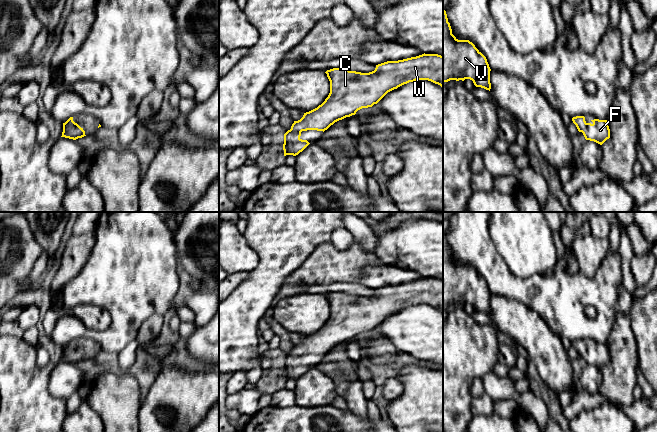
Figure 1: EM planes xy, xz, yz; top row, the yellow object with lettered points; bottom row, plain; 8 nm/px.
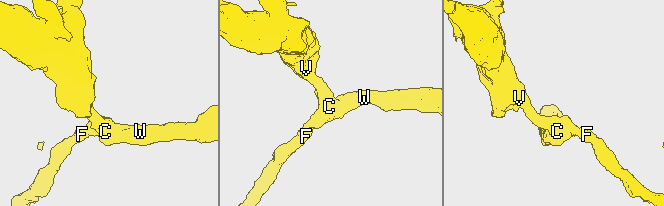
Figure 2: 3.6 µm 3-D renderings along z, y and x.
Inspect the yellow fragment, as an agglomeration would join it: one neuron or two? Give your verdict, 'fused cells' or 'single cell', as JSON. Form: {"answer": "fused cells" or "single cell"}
{"answer": "single cell"}

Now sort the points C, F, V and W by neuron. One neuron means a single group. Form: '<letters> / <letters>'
C F V W

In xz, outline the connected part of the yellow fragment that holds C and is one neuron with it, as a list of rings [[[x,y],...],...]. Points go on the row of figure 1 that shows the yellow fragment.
[[[422,54],[398,61],[387,61],[376,65],[374,71],[361,73],[344,68],[333,68],[325,72],[330,81],[330,93],[317,108],[304,113],[303,117],[294,121],[291,129],[284,134],[284,156],[296,156],[310,143],[300,138],[302,131],[325,131],[335,122],[355,115],[362,108],[377,104],[388,92],[416,80],[428,80],[443,87],[443,56],[438,54]]]

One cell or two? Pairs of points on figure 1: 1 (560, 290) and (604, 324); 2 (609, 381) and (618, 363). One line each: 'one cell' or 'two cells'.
1: one cell
2: one cell

